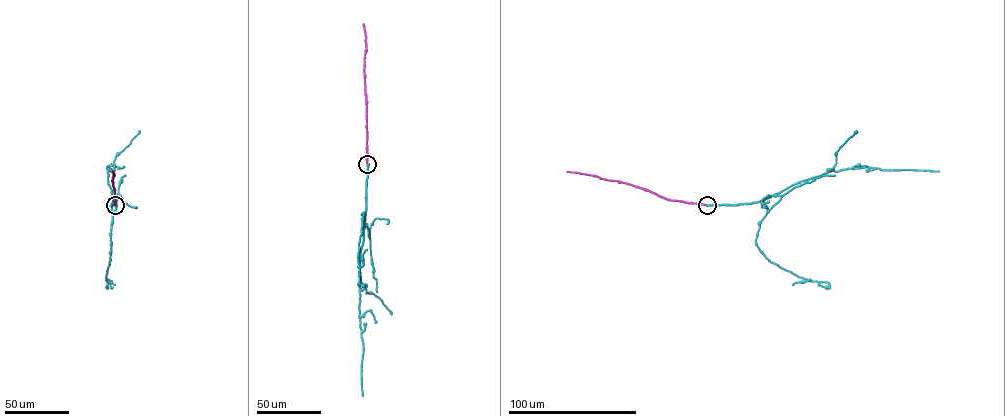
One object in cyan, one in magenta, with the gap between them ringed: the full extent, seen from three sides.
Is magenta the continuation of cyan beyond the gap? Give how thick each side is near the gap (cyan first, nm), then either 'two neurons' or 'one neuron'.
480 nm thick on the cyan side, 260 nm on the other; one neuron

